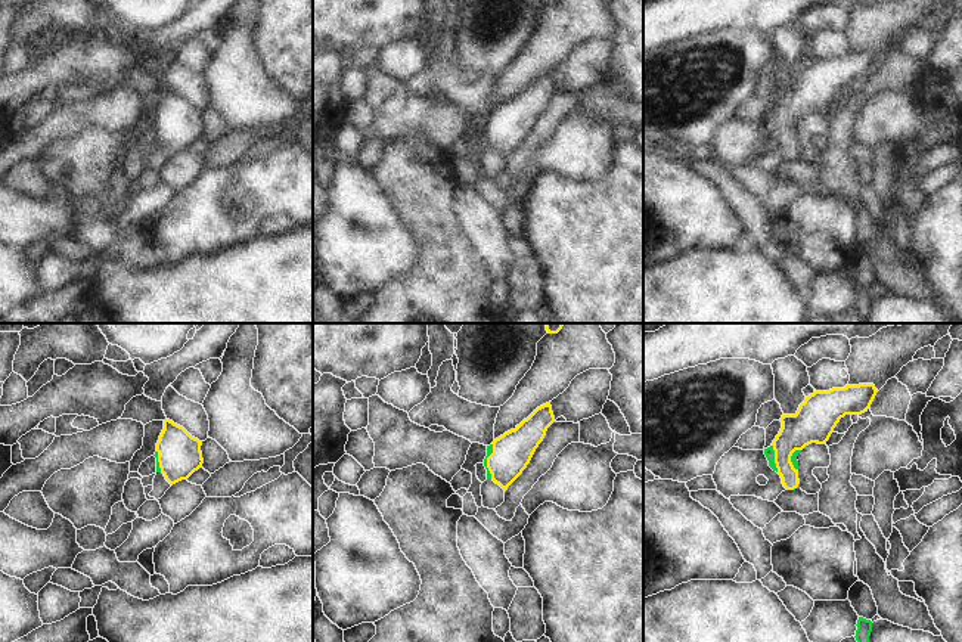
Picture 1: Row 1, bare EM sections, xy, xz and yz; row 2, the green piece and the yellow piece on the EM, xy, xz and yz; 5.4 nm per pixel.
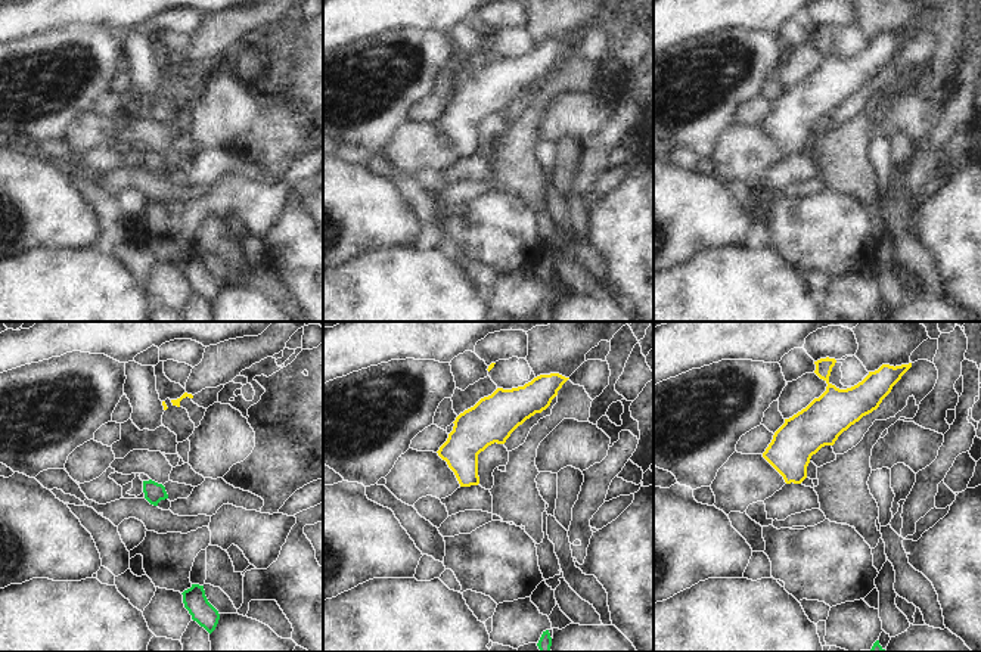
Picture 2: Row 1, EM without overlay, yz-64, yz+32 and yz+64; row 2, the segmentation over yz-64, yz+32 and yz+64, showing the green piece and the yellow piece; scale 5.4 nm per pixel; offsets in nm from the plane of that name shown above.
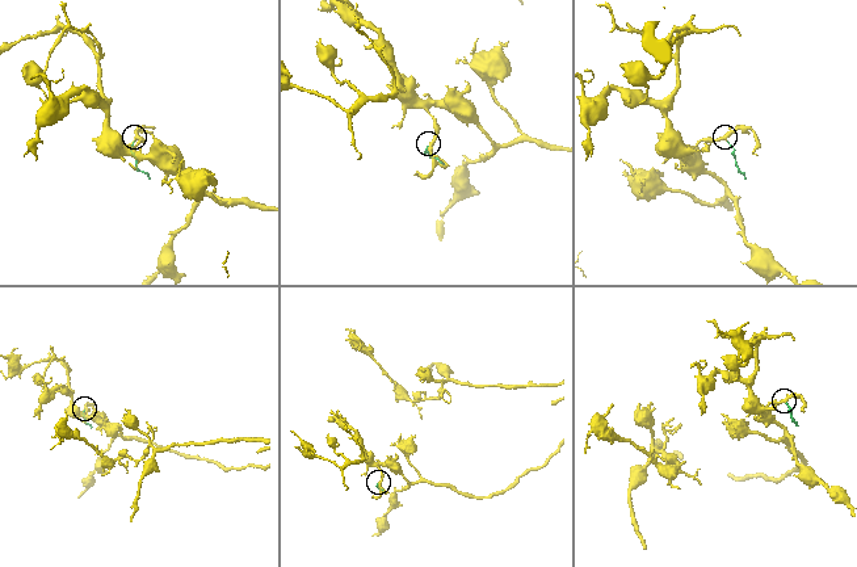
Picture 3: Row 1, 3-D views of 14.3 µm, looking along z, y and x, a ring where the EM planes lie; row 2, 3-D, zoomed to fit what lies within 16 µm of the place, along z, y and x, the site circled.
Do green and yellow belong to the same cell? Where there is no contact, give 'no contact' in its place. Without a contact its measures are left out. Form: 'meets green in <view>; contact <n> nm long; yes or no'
meets green in xz; contact 200 nm long; yes

